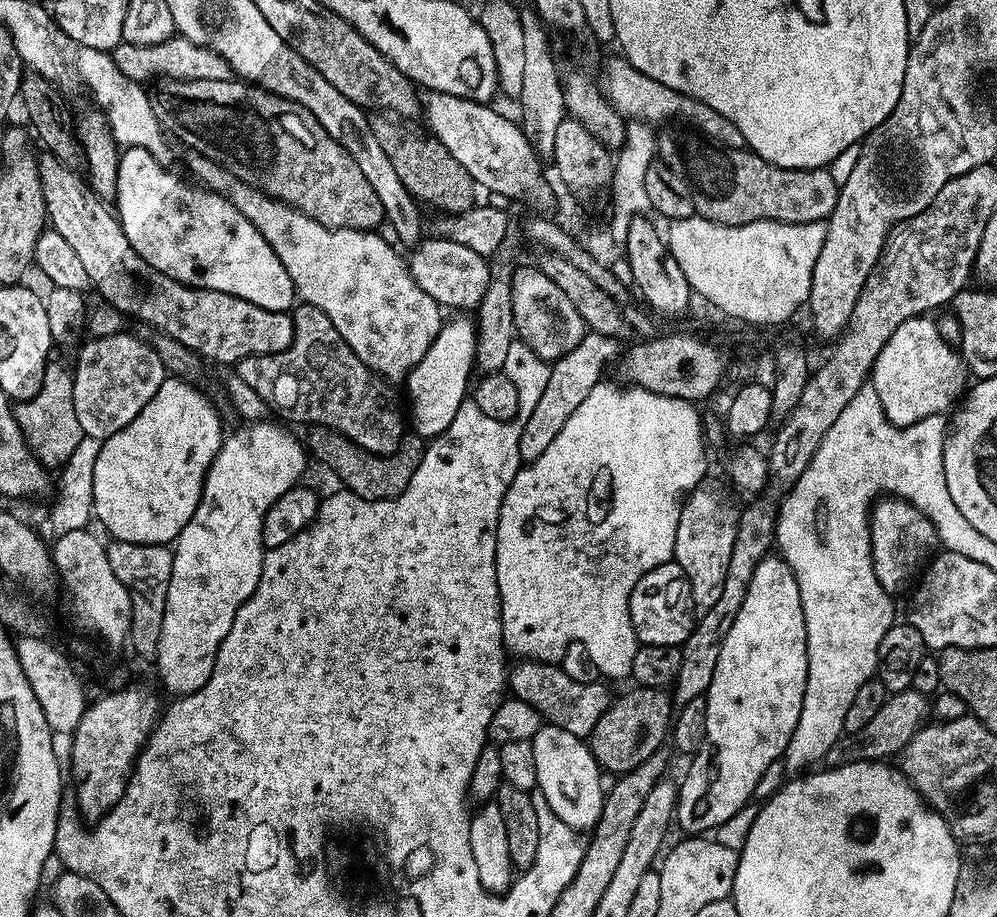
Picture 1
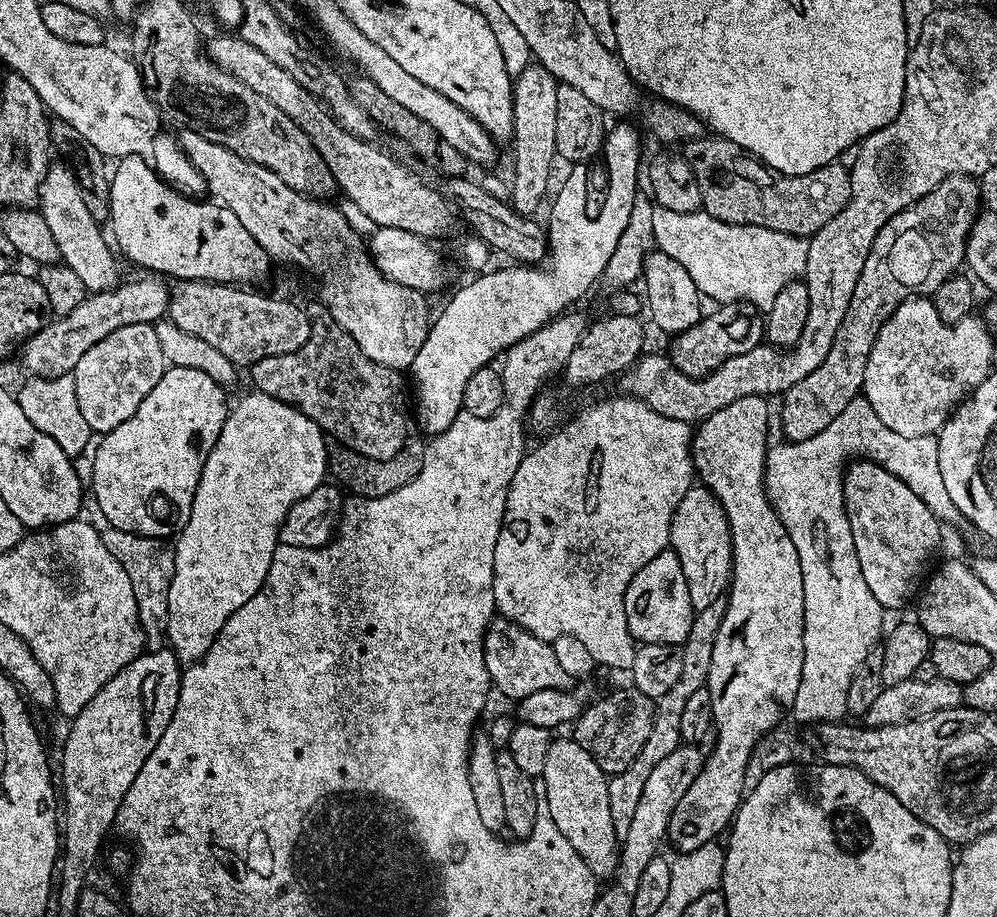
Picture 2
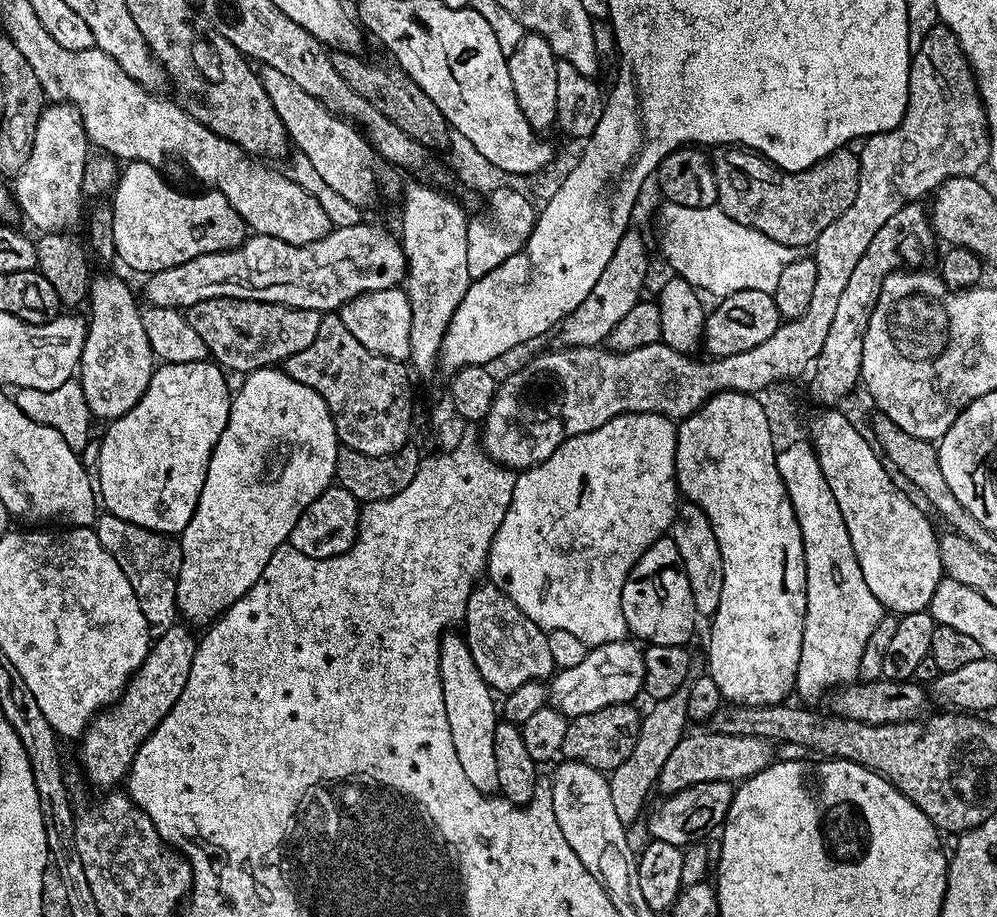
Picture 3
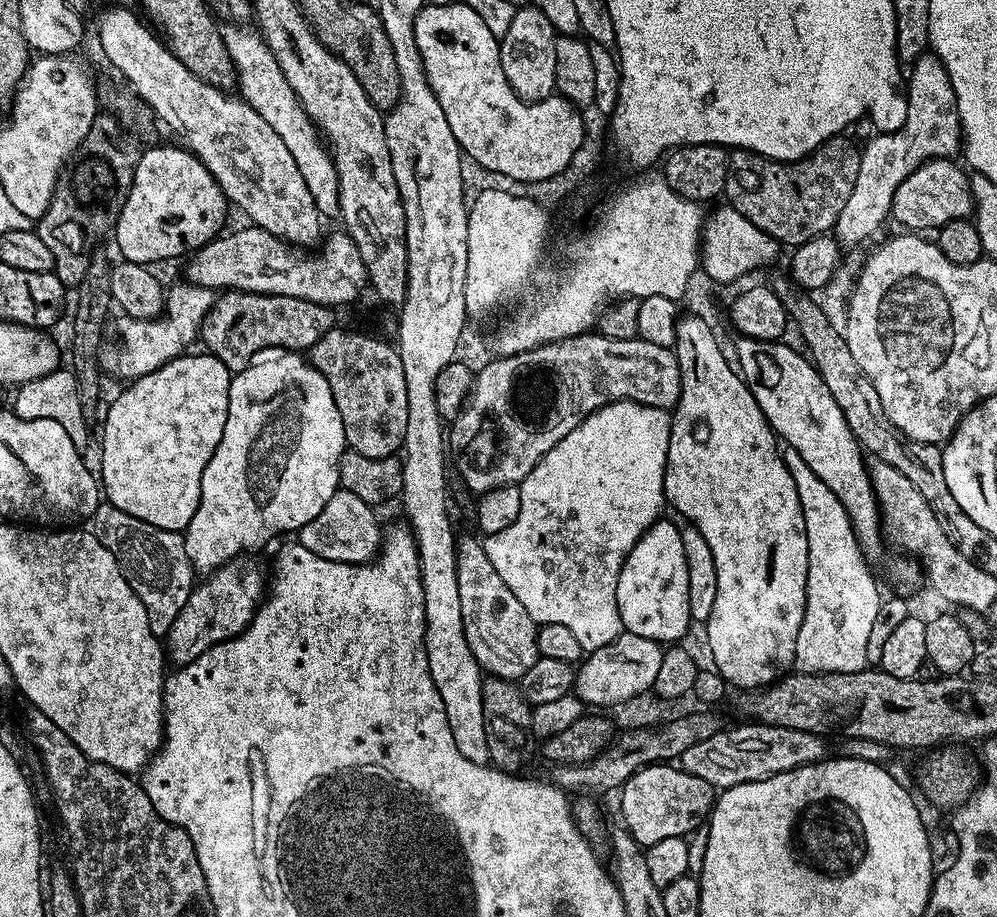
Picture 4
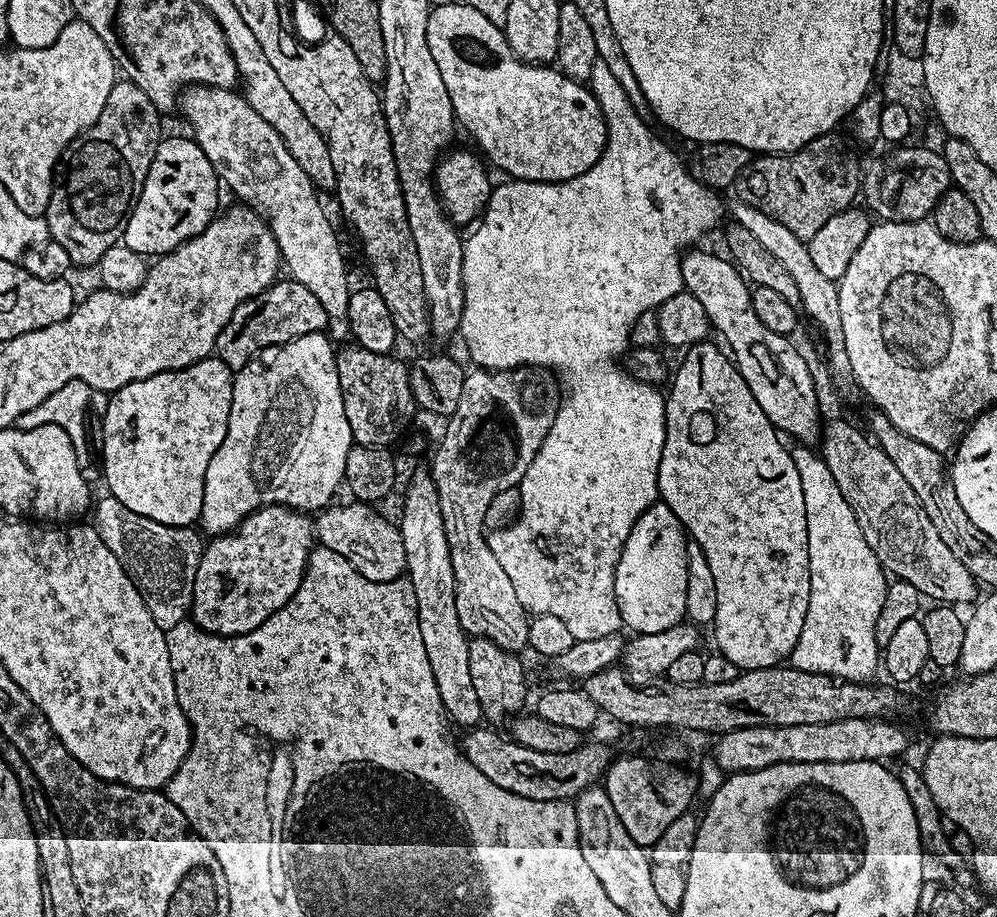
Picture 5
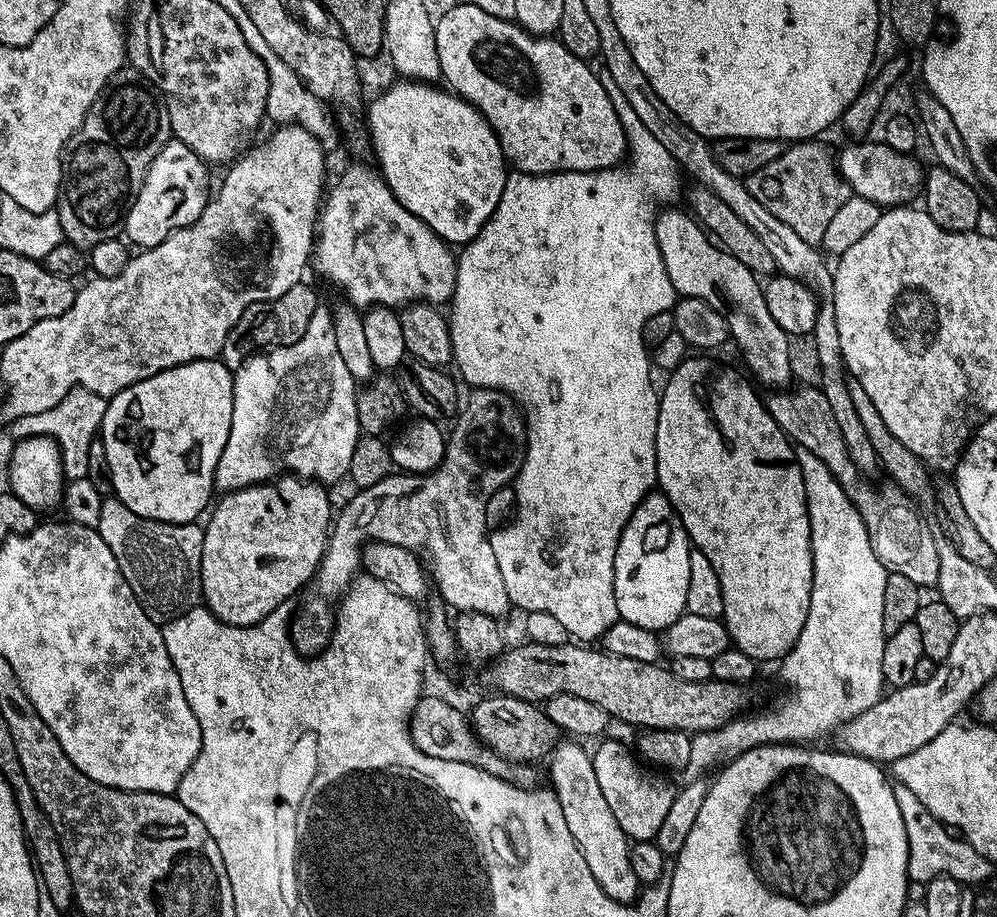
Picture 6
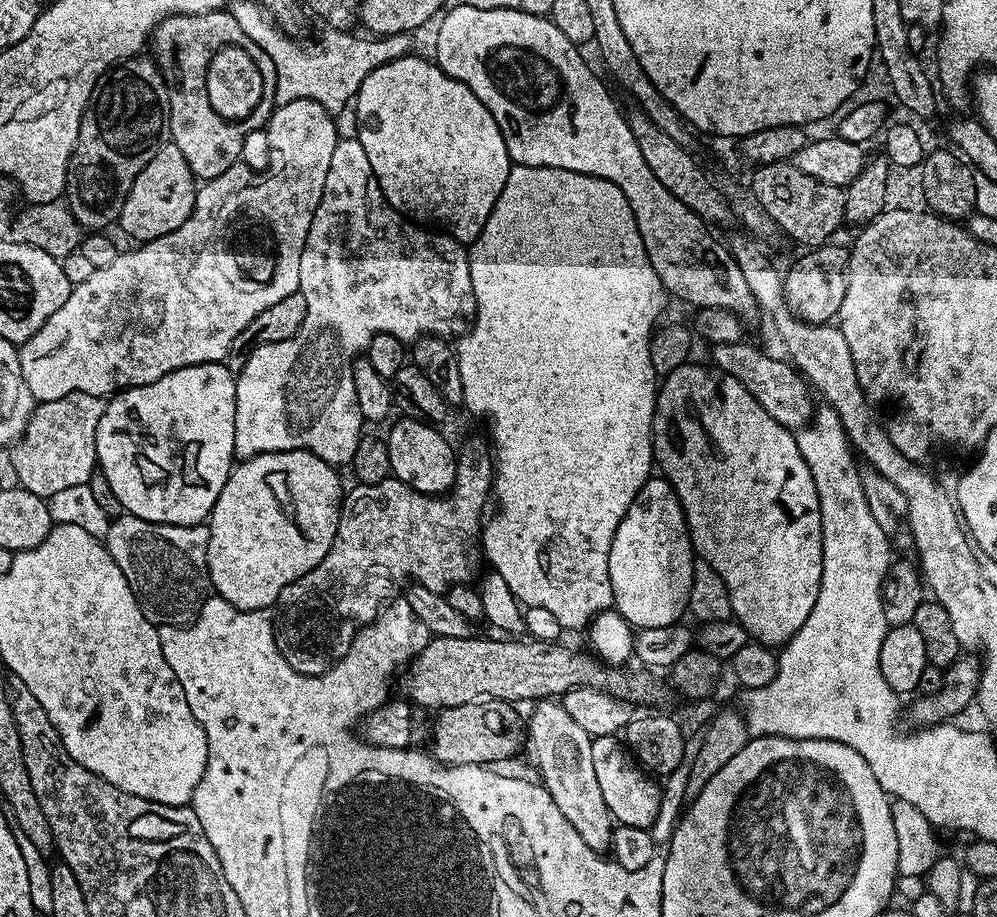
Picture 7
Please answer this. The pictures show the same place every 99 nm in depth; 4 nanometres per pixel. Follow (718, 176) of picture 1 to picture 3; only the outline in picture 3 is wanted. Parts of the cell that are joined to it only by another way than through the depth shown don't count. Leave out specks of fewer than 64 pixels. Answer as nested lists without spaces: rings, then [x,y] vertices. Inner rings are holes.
[[[720,146],[711,153],[718,182],[716,204],[735,222],[760,231],[784,246],[804,250],[854,202],[860,181],[860,158],[851,147],[834,150],[801,172],[786,172],[770,160],[739,146]]]

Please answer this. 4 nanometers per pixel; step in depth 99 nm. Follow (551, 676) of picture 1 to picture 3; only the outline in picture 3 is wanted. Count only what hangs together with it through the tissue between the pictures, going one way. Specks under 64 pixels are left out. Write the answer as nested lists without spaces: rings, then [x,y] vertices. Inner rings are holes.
[[[491,582],[477,584],[470,594],[462,632],[474,658],[474,666],[478,666],[478,674],[482,674],[489,688],[497,693],[507,694],[526,683],[547,681],[557,671],[554,657],[550,654],[548,632],[530,622],[530,618],[510,602],[507,594]]]

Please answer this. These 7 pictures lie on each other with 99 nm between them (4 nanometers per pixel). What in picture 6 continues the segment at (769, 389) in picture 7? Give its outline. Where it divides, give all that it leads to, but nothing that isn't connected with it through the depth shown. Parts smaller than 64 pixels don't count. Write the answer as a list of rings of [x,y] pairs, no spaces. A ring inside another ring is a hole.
[[[816,386],[796,387],[773,391],[772,397],[767,397],[766,407],[774,422],[778,422],[778,426],[788,435],[793,445],[810,450],[814,458],[822,458],[822,462],[826,462],[842,490],[846,490],[850,502],[854,502],[858,514],[862,514],[864,525],[870,534],[870,542],[874,546],[874,554],[878,554],[878,562],[882,562],[889,573],[902,574],[919,586],[935,585],[940,569],[940,548],[932,537],[927,522],[919,516],[921,513],[895,483],[885,482],[881,488],[871,488],[868,485],[871,483],[861,476],[854,462],[850,462],[846,442],[842,442],[842,430],[838,430],[838,422],[830,410],[830,402],[826,402],[826,394]]]

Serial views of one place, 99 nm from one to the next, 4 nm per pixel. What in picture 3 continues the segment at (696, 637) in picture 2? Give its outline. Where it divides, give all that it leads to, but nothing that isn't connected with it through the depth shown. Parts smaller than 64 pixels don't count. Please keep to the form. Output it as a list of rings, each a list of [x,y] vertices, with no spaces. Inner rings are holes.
[[[687,687],[679,688],[670,698],[651,701],[649,712],[645,711],[640,717],[640,729],[638,730],[638,742],[634,742],[634,751],[631,752],[630,758],[622,762],[608,776],[610,786],[611,802],[615,807],[615,813],[618,814],[618,821],[625,826],[632,826],[632,823],[643,817],[644,803],[648,800],[652,788],[657,787],[662,766],[666,763],[666,758],[670,758],[674,746],[689,731],[690,721],[688,711],[686,710]]]

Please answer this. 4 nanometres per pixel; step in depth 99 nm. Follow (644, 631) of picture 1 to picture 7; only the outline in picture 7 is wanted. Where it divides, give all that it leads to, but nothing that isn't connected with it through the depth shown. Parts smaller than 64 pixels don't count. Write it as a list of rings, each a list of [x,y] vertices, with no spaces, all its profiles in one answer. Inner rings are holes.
[[[660,474],[653,475],[642,486],[642,490],[638,490],[622,522],[618,522],[618,530],[610,546],[610,586],[615,611],[620,612],[622,618],[626,618],[626,622],[636,630],[677,623],[682,617],[680,615],[688,612],[693,563],[692,539],[680,499],[676,497],[676,491],[672,489],[669,480]]]

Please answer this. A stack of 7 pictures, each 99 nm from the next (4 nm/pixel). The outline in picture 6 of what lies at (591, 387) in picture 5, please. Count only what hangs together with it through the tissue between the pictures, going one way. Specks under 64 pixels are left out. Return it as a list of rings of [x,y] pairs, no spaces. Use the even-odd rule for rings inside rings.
[[[605,71],[599,73],[600,81],[602,82],[602,90],[606,90],[606,95],[610,97],[610,102],[614,102],[614,110],[618,114],[618,118],[622,122],[622,130],[628,139],[628,150],[626,153],[626,165],[617,166],[615,168],[603,168],[597,172],[547,172],[541,176],[535,176],[532,172],[522,172],[519,170],[513,171],[508,177],[506,186],[502,190],[502,198],[498,202],[498,206],[494,210],[494,214],[486,222],[486,226],[482,226],[482,230],[473,240],[459,249],[458,259],[456,261],[456,288],[452,292],[450,301],[450,309],[447,313],[446,319],[448,322],[448,329],[450,330],[450,342],[452,343],[452,358],[454,361],[454,368],[460,371],[459,379],[466,383],[472,384],[473,389],[478,388],[498,388],[501,392],[511,396],[513,400],[522,405],[523,411],[526,413],[526,443],[524,446],[524,463],[521,464],[519,472],[516,474],[514,481],[514,489],[516,488],[516,517],[513,518],[512,524],[508,524],[505,528],[500,528],[491,533],[490,539],[494,546],[494,558],[498,558],[498,570],[502,570],[502,582],[506,582],[506,594],[509,601],[513,605],[516,604],[520,608],[524,608],[525,613],[530,612],[545,612],[550,614],[553,618],[558,618],[558,622],[562,622],[562,626],[566,626],[569,637],[575,638],[580,642],[596,642],[601,639],[601,636],[613,623],[620,620],[618,614],[618,602],[614,598],[614,554],[618,550],[618,542],[622,530],[626,526],[626,522],[630,522],[630,514],[634,514],[634,510],[644,501],[645,496],[653,491],[656,484],[656,431],[658,430],[658,414],[660,413],[660,392],[658,391],[658,384],[652,381],[652,372],[654,364],[650,359],[650,349],[643,342],[643,327],[646,326],[647,320],[652,315],[661,314],[662,311],[671,312],[676,306],[678,293],[674,290],[674,286],[670,282],[670,274],[666,274],[666,262],[662,262],[662,254],[658,250],[658,238],[656,237],[656,225],[654,223],[658,215],[658,207],[656,204],[664,204],[660,206],[668,206],[673,203],[672,200],[680,192],[680,176],[682,177],[682,169],[676,163],[676,159],[670,154],[670,150],[666,150],[666,146],[662,146],[662,142],[658,142],[658,138],[654,138],[654,134],[650,134],[642,121],[638,118],[638,113],[631,108],[630,102],[626,102],[626,97],[623,96],[622,90],[618,90],[618,86],[614,82],[614,78],[610,78],[610,74]]]

